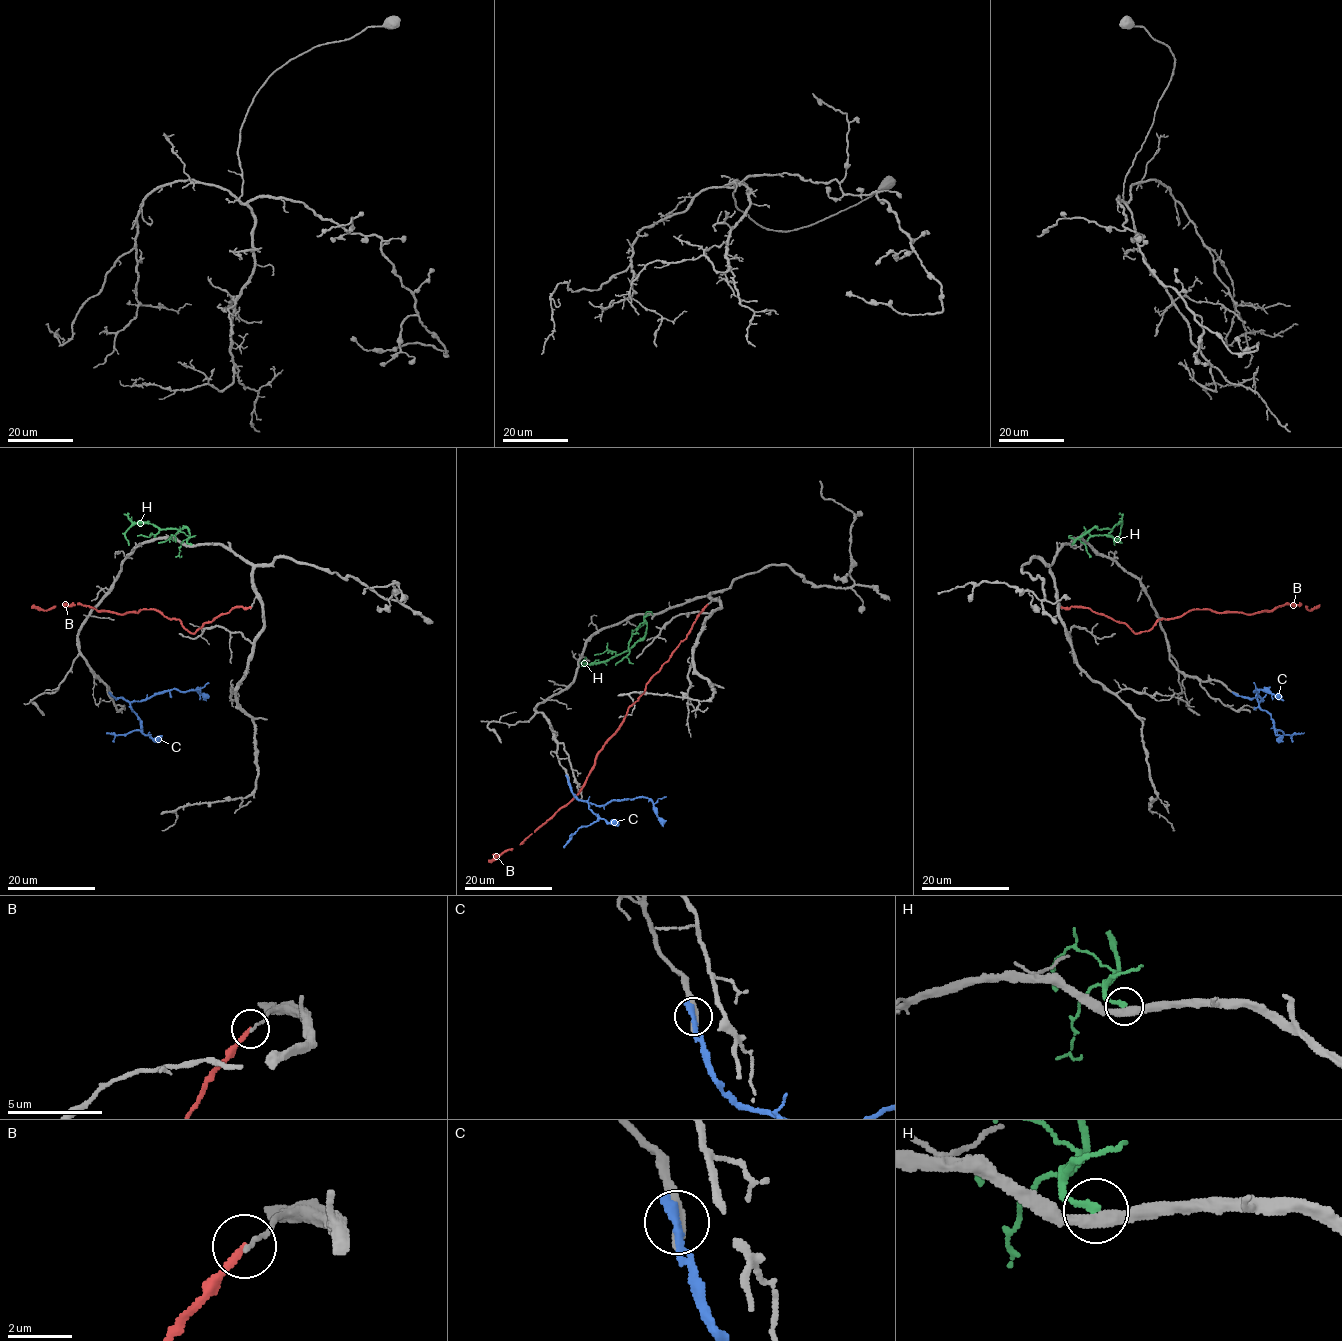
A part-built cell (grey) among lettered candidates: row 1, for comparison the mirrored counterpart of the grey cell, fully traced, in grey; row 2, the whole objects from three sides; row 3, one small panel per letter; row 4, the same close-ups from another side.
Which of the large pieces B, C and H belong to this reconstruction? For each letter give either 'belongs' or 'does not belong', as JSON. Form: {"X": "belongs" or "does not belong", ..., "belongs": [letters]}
{"B": "does not belong", "C": "does not belong", "H": "does not belong", "belongs": []}

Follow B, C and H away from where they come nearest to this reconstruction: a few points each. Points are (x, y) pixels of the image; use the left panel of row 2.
B: (250, 608), (236, 606), (193, 633), (157, 610), (116, 614), (77, 604), (45, 610), (31, 606)
C: (110, 695), (138, 701), (172, 689), (196, 690), (206, 700)
H: (191, 545), (186, 541), (190, 537), (186, 527), (163, 529), (148, 523), (135, 523), (126, 531), (129, 545)

